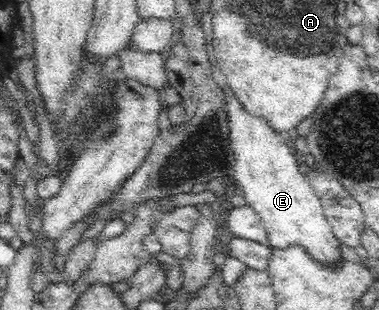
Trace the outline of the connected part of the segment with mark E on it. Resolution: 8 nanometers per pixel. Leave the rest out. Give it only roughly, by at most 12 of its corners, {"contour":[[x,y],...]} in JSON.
{"contour":[[231,86],[234,178],[268,244],[341,257],[290,142]]}

